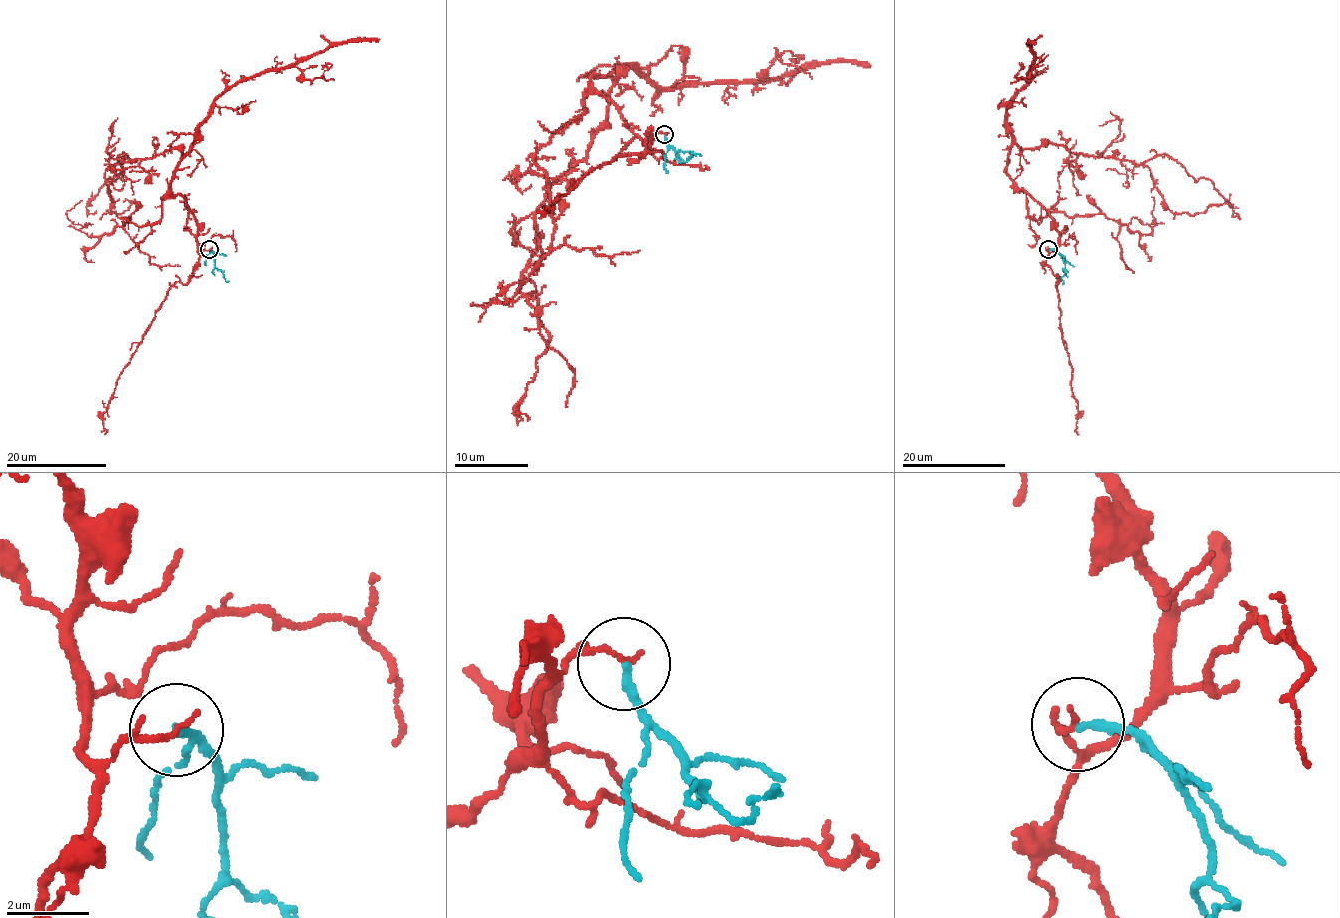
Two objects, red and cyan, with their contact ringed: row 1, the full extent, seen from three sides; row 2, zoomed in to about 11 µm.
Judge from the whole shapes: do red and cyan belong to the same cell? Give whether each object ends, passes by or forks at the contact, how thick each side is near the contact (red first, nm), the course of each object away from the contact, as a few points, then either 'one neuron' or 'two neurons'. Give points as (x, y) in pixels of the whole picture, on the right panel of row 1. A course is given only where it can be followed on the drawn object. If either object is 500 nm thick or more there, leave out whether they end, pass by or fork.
red ends | cyan ends | 140/220 nm | red via (1049, 248), (1059, 245), (1054, 218), (1006, 172), (1014, 144), (1139, 164), (1167, 154), (1239, 214) | cyan via (1049, 248), (1061, 257), (1067, 271), (1061, 279), (1064, 283) | two neurons

